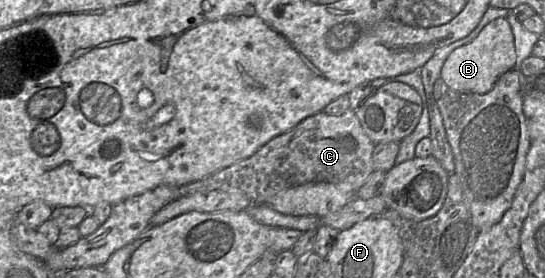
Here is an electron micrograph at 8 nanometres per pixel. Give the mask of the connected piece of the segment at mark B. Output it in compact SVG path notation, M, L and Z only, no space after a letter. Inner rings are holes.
M500 17L489 22L472 42L458 47L448 56L441 70L441 79L453 91L485 94L500 76L514 68L515 63L514 35L506 17Z

